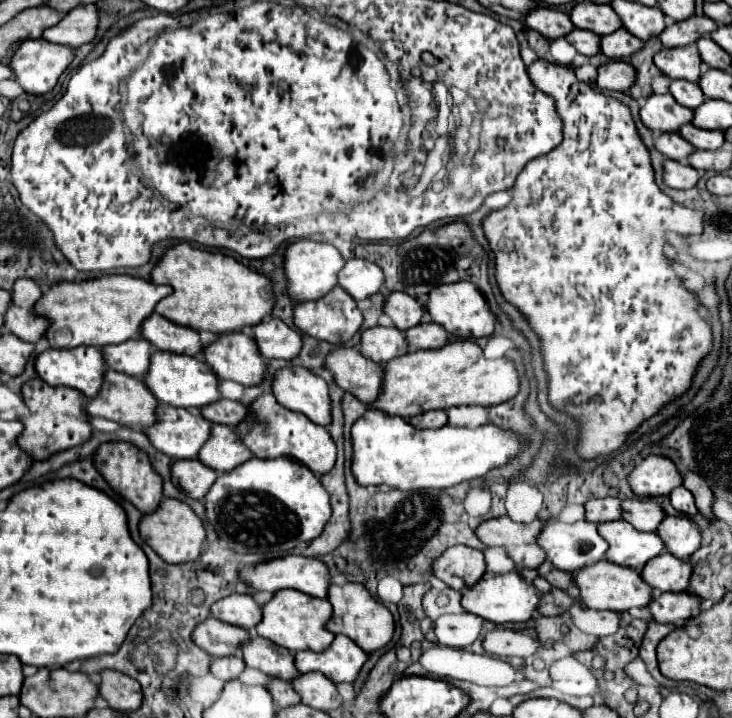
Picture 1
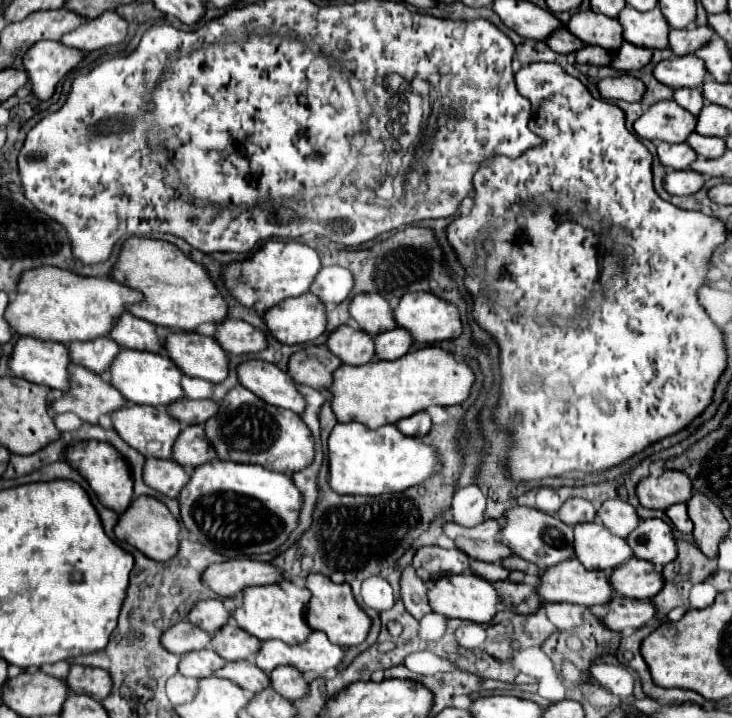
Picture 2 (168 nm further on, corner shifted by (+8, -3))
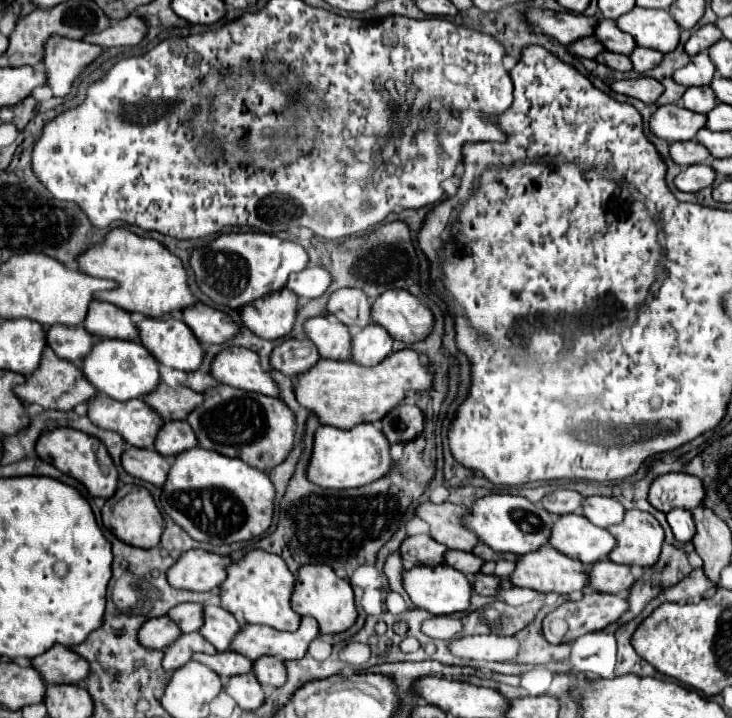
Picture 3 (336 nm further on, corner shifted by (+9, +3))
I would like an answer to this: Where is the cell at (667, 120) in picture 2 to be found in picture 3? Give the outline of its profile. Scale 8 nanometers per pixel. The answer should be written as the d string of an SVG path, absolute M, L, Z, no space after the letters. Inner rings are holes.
M665 104L653 110L649 130L667 142L691 140L705 126L705 120L707 118L703 114L695 114L675 104Z

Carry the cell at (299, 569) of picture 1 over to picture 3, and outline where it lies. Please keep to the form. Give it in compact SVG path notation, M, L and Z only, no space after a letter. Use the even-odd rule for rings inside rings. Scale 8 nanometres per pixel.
M191 550L185 552L183 558L179 558L167 570L167 580L173 588L209 592L217 590L223 584L227 576L227 566L231 564L233 560L229 556L219 556L205 550Z

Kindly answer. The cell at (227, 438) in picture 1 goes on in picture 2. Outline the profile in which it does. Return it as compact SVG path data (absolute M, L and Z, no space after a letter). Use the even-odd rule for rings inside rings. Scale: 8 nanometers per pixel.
M186 426L180 432L180 438L176 438L176 442L172 446L172 458L180 466L194 468L194 466L200 466L218 456L212 450L210 442L206 442L202 426Z

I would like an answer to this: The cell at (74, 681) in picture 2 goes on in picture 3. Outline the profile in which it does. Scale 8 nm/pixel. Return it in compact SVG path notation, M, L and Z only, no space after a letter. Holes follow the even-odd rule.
M55 646L55 648L47 650L43 656L33 658L33 666L47 684L81 684L91 670L87 660L83 660L77 652L73 652L71 648L65 648L65 646Z

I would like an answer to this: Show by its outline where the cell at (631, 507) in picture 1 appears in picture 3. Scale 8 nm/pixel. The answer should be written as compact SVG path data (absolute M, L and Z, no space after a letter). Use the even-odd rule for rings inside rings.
M589 496L583 500L583 514L597 526L609 528L623 522L625 508L617 498L607 496Z

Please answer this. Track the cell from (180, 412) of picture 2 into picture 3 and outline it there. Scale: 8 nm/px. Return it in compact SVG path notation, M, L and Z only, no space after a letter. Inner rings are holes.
M159 384L155 392L145 396L145 402L155 408L163 416L163 420L187 420L187 416L205 400L203 394L193 392L191 388L169 388L167 384Z

